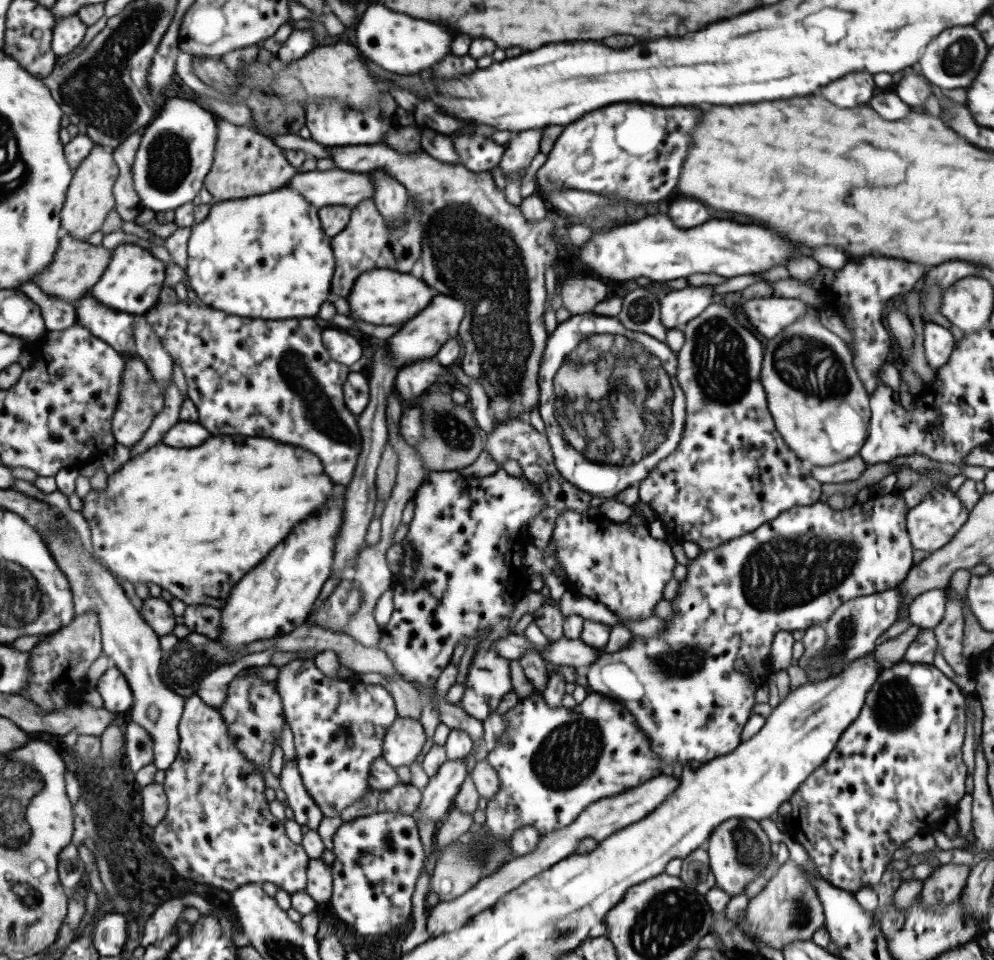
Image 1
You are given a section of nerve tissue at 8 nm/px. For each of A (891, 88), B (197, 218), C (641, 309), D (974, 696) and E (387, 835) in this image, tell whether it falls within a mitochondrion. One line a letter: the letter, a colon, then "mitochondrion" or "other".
A: other
B: other
C: mitochondrion
D: other
E: mitochondrion

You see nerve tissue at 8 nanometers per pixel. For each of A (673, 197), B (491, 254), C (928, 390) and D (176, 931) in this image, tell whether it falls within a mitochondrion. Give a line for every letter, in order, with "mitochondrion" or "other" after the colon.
A: other
B: mitochondrion
C: other
D: other

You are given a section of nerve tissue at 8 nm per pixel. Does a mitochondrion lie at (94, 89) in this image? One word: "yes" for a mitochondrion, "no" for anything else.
yes

